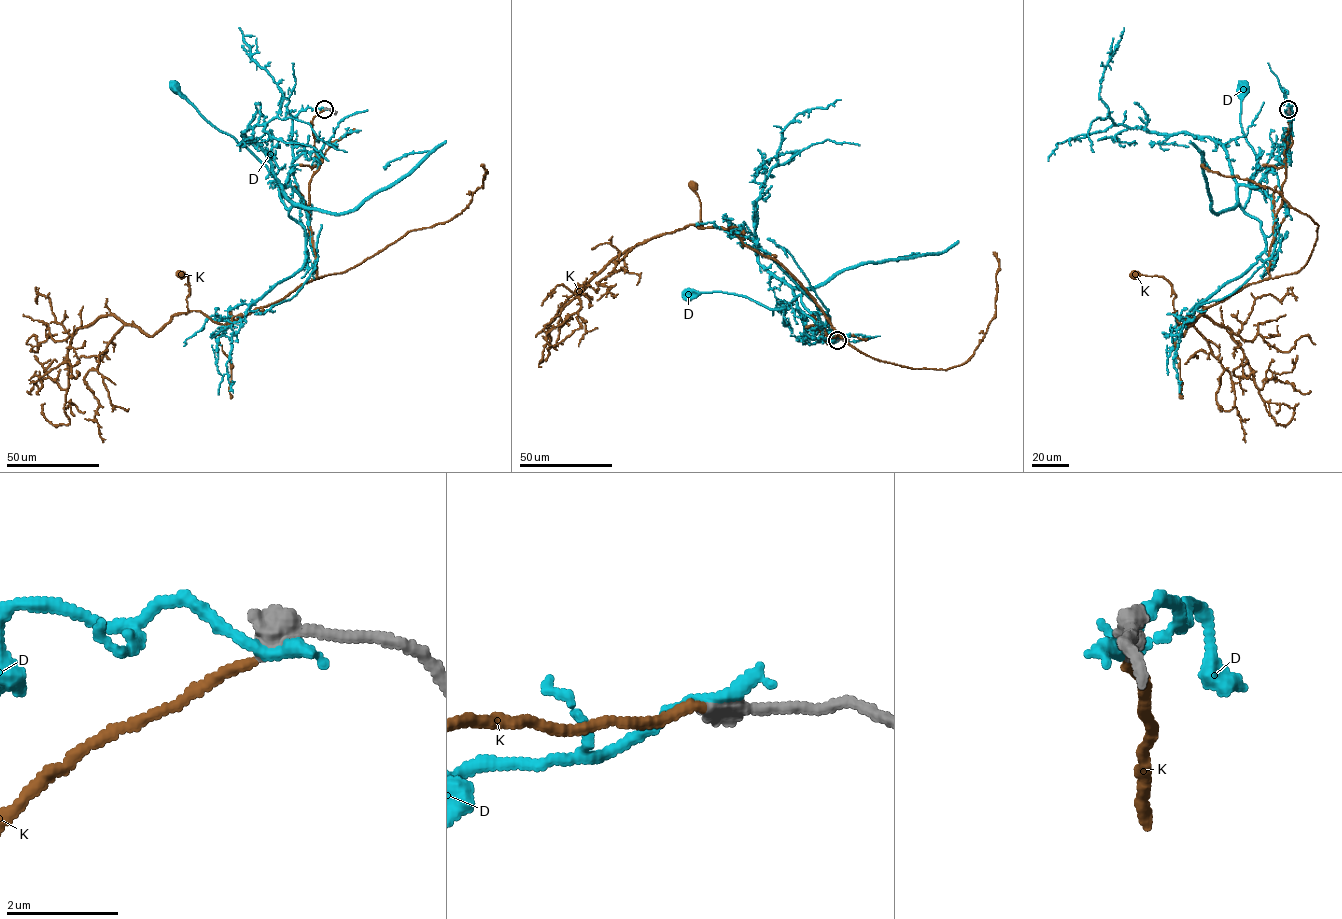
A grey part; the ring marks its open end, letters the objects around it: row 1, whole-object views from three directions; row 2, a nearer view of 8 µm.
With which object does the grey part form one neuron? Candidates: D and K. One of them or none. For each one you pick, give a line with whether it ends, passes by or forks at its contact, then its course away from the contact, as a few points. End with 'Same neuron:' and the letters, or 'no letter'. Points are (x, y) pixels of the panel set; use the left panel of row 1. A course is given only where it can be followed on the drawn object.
K: it ends | via (325, 109), (312, 119), (322, 162), (307, 207), (316, 277), (220, 324), (188, 310), (188, 275), (180, 275)
Same neuron: K

